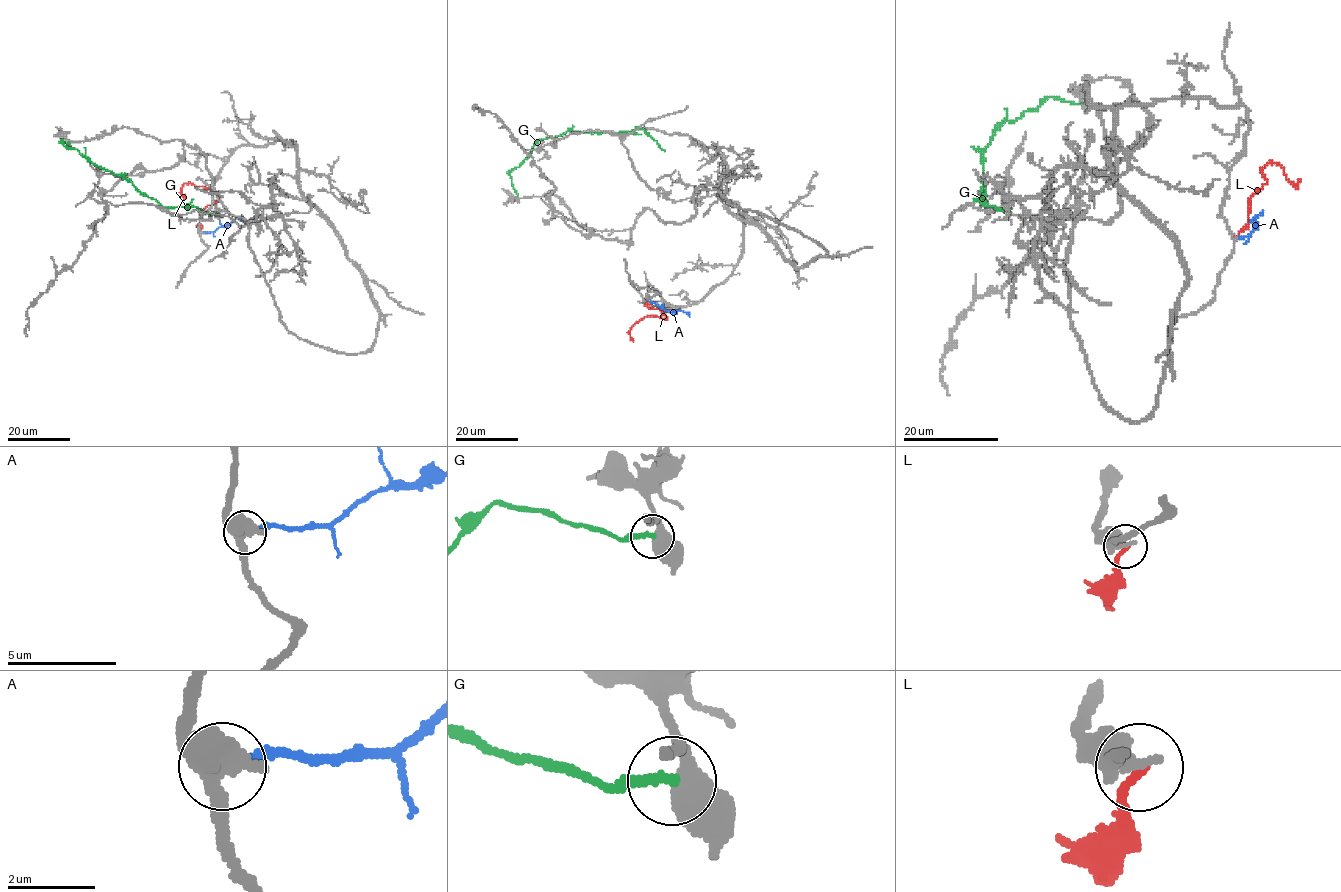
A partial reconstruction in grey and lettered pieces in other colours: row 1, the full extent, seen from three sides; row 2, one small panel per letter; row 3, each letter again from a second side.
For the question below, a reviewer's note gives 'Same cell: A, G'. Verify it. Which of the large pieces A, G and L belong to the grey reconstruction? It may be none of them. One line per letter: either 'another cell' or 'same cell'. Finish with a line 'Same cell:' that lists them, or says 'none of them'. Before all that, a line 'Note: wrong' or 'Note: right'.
Note: wrong
A: same cell
G: another cell
L: another cell
Same cell: A

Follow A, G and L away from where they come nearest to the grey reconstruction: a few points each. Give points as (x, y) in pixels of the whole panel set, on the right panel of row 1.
A: (1237, 238), (1246, 237), (1255, 228), (1252, 219), (1263, 211)
G: (1082, 103), (1046, 97), (1035, 109), (994, 130), (981, 150), (983, 198), (977, 199), (1000, 209), (1012, 207)
L: (1236, 237), (1248, 223), (1251, 196), (1266, 180), (1262, 173), (1266, 163), (1277, 163), (1295, 185), (1300, 180)

